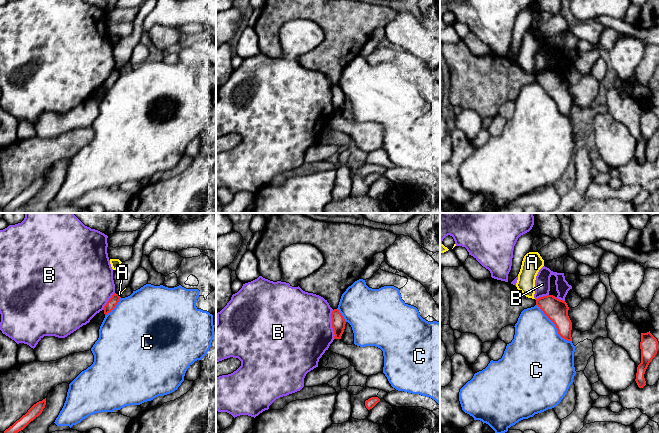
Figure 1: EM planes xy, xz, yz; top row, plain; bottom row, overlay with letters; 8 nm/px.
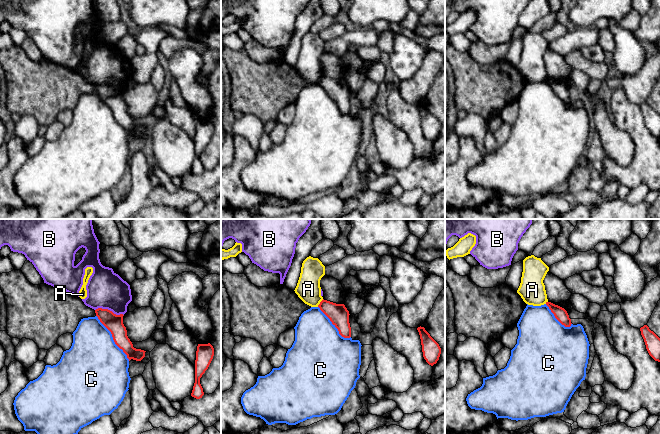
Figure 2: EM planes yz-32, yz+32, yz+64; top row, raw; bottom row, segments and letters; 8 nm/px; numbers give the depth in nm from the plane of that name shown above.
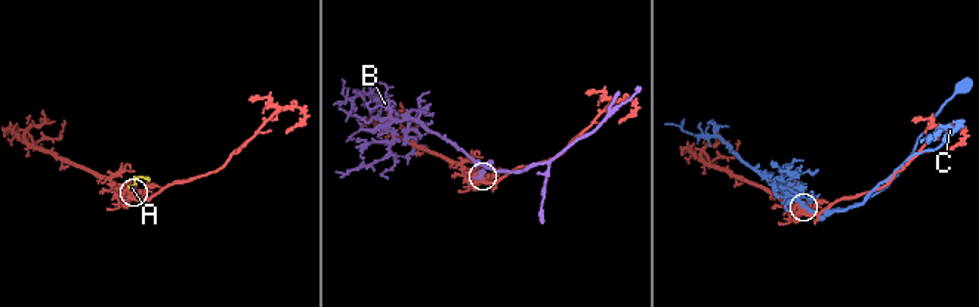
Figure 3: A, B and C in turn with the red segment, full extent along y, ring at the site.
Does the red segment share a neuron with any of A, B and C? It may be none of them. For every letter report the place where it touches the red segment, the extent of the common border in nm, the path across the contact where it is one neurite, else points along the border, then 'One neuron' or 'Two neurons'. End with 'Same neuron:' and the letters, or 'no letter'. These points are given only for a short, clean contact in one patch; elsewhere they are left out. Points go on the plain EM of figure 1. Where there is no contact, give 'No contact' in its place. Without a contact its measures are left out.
A: Touches red at xy (118, 71). Shared border 30 nm. Boundary: xy (117, 70), (119, 72). Two neurons
B: Touches red at xz (332, 100). Shared border 240 nm. Two neurons
C: Touches red at yz (555, 101). Shared border 420 nm. Two neurons
Same neuron: no letter

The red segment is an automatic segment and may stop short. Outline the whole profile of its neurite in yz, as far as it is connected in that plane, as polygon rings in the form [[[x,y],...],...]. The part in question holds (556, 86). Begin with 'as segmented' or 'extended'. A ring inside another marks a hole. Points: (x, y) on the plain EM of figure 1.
as segmented | [[[547,71],[536,75],[536,81],[555,100],[558,110],[565,116],[572,117],[572,98],[568,92],[567,79],[553,71]]]

